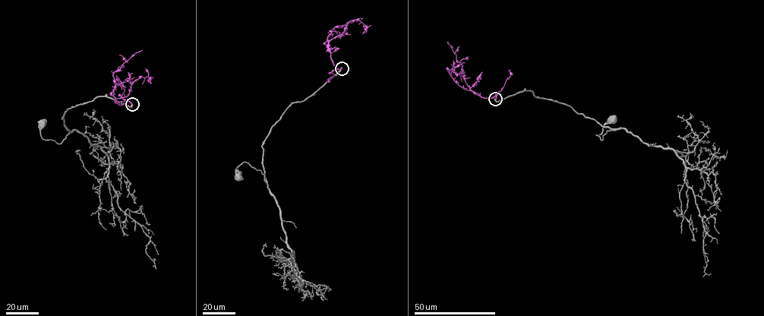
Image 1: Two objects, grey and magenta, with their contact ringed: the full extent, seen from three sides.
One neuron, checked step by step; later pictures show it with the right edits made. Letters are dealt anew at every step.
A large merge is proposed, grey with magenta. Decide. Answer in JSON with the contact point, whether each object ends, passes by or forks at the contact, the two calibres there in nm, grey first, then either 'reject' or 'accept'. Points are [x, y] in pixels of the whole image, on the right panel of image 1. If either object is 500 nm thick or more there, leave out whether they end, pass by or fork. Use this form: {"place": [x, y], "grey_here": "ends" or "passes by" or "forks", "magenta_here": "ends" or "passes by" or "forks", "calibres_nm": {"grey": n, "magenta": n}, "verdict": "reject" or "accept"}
{"place": [495, 99], "calibres_nm": {"grey": 550, "magenta": 400}, "verdict": "reject"}

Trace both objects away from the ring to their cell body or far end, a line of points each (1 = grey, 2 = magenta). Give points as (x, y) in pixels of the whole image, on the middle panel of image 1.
1: (342, 68), (293, 102), (273, 126), (262, 145), (266, 181), (247, 162), (237, 167), (238, 176)
2: (342, 68), (336, 68), (331, 58), (327, 41), (329, 31), (337, 26), (362, 17)

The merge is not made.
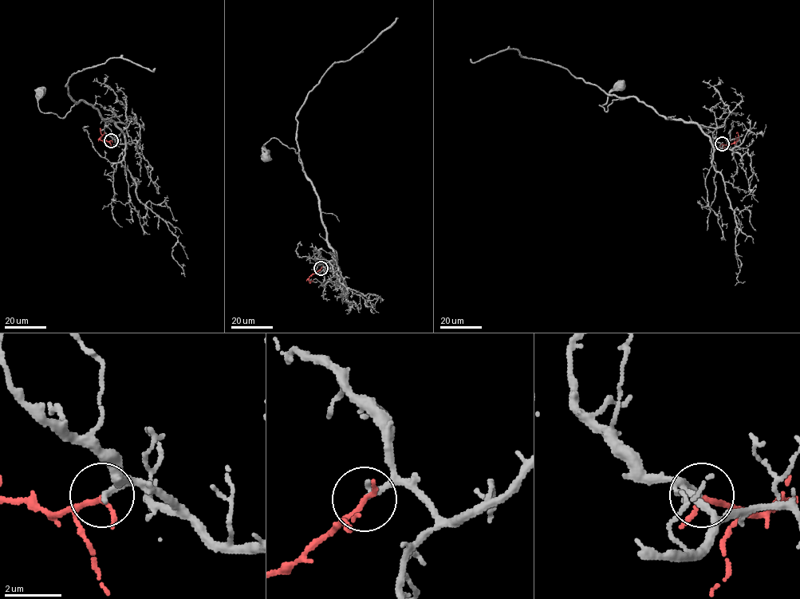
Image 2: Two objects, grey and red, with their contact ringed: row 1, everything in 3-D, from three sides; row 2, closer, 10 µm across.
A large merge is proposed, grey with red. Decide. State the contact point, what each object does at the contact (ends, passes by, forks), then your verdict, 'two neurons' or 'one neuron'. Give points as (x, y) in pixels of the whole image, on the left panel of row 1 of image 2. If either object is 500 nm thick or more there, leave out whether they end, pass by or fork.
place (111, 140); grey ends; red passes by; one neuron

